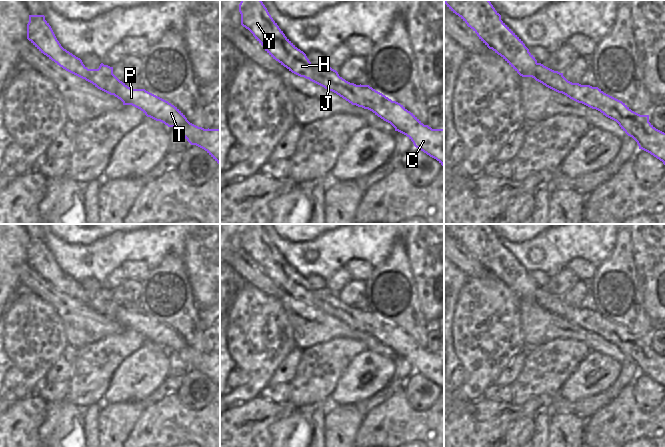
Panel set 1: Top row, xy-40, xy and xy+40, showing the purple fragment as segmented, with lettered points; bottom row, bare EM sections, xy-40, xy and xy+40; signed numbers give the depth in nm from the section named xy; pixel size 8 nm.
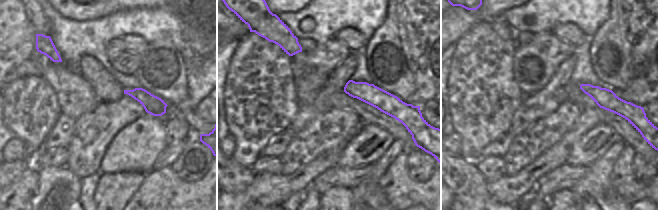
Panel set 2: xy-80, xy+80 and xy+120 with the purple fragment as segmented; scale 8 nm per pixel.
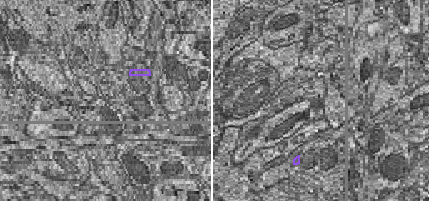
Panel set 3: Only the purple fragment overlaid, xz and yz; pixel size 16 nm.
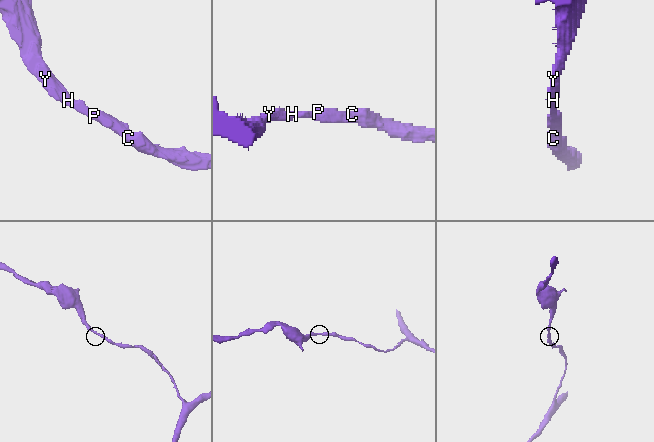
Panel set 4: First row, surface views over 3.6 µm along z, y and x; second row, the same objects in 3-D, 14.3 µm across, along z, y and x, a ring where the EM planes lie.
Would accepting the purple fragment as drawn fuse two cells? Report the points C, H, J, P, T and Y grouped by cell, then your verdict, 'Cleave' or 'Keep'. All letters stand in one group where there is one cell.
Groups: C H J P T Y. Keep

